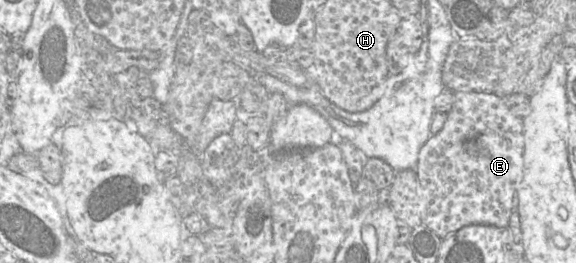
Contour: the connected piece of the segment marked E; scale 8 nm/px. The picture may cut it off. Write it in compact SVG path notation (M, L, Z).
M454 92L452 110L442 129L431 135L422 146L416 164L421 186L422 224L434 231L441 239L462 227L487 224L504 229L512 214L512 203L517 191L522 166L525 165L523 144L523 118L513 115L504 102L505 97L493 93Z

